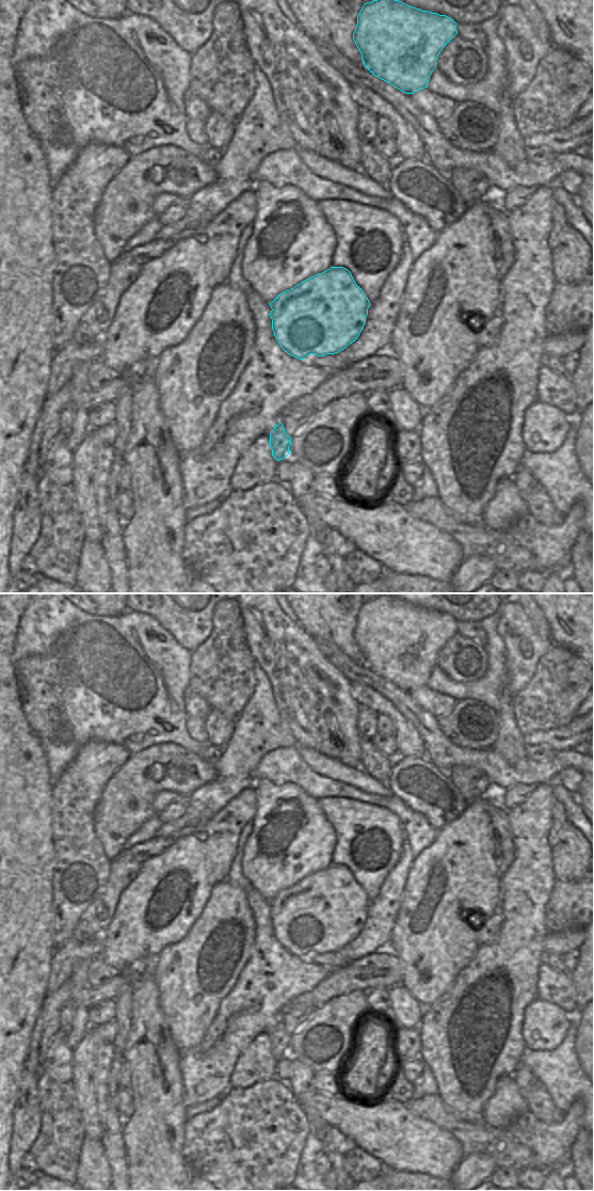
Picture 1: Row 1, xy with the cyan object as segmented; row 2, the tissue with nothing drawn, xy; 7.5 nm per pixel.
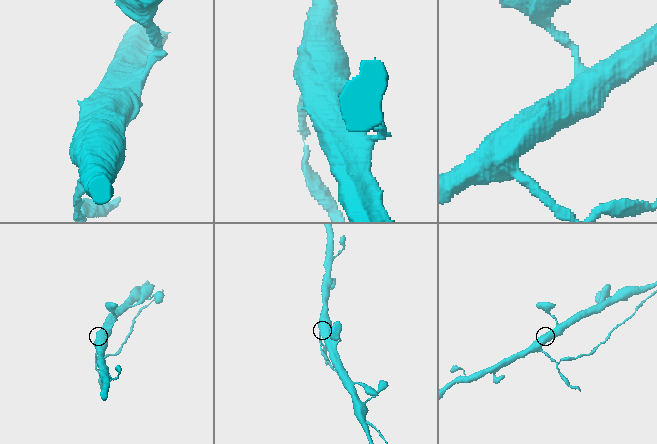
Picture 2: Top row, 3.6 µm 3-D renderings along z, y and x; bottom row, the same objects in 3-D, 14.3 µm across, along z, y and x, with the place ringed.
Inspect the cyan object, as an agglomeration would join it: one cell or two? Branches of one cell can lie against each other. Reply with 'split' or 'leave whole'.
split

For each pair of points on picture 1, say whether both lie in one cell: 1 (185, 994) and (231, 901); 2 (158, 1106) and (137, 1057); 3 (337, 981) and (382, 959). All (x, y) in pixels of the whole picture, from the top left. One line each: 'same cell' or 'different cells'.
1: same cell
2: same cell
3: same cell

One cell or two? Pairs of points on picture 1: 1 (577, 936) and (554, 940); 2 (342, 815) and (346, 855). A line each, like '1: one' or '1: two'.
1: one
2: one

